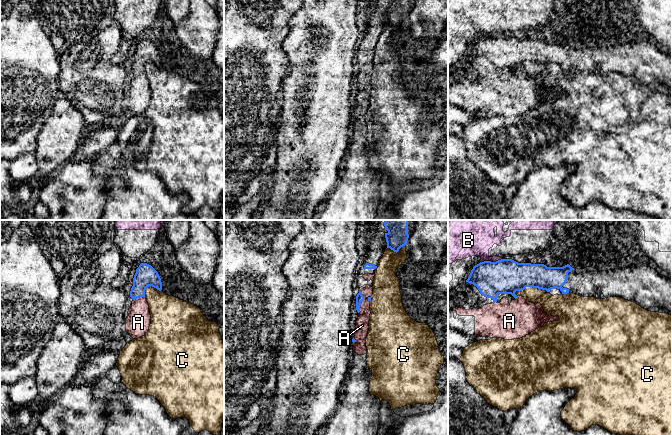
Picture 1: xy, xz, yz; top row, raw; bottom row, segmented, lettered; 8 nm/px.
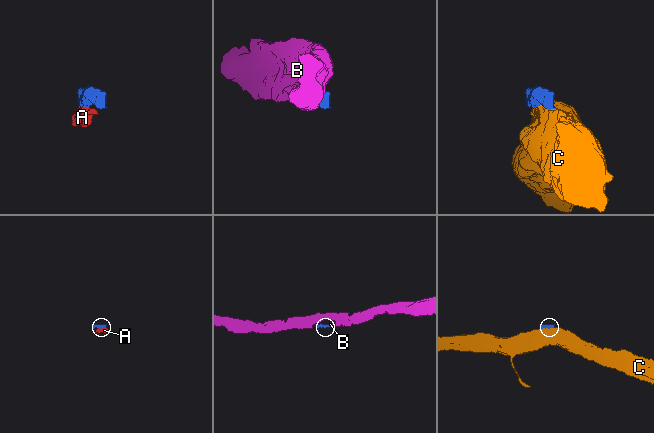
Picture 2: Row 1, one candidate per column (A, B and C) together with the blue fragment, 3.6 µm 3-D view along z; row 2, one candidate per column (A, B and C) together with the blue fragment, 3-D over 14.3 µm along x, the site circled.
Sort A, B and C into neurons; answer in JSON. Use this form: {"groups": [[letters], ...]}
{"groups": [["A"], ["B"], ["C"]]}

